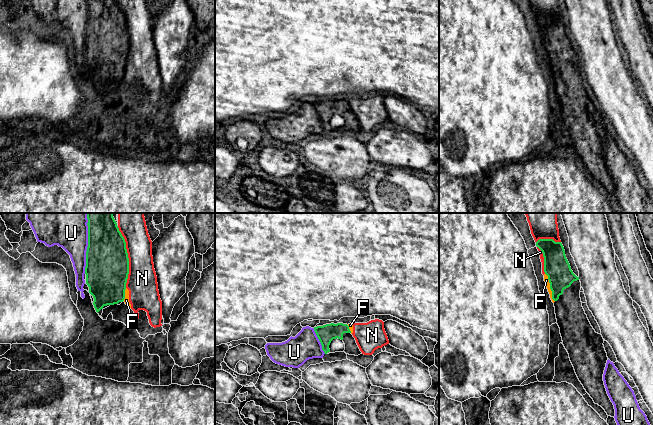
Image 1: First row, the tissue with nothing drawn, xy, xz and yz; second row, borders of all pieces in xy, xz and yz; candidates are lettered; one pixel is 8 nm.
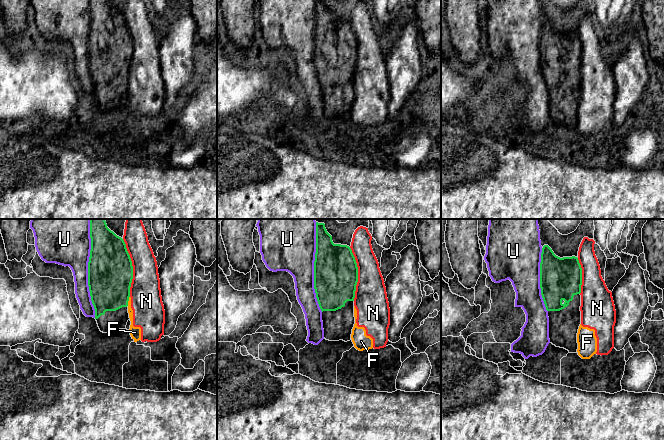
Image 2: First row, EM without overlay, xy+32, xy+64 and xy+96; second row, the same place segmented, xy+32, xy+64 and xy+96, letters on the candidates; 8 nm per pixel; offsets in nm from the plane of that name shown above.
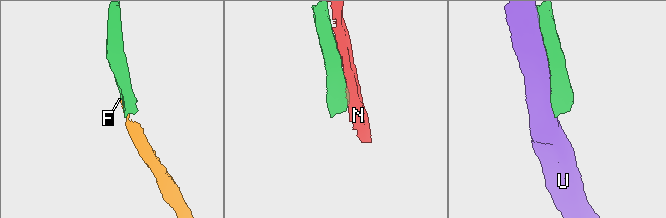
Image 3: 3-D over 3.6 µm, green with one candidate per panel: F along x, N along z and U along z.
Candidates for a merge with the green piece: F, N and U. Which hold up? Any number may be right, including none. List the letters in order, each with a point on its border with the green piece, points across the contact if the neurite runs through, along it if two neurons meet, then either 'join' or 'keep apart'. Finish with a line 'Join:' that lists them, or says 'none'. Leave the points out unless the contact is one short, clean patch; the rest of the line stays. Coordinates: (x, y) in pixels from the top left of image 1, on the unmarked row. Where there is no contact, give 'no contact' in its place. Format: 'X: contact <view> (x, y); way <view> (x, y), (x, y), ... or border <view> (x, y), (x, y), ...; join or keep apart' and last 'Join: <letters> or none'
F: contact yz (550, 63); border yz (545, 49), (551, 67), (551, 74), (554, 77); keep apart
N: contact xy (127, 33); keep apart
U: contact xy (87, 25); keep apart
Join: none

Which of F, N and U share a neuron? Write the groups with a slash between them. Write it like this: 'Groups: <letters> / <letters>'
Groups: F N / U

